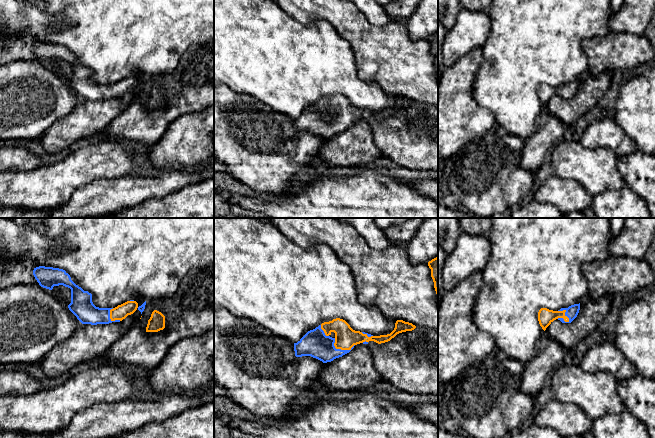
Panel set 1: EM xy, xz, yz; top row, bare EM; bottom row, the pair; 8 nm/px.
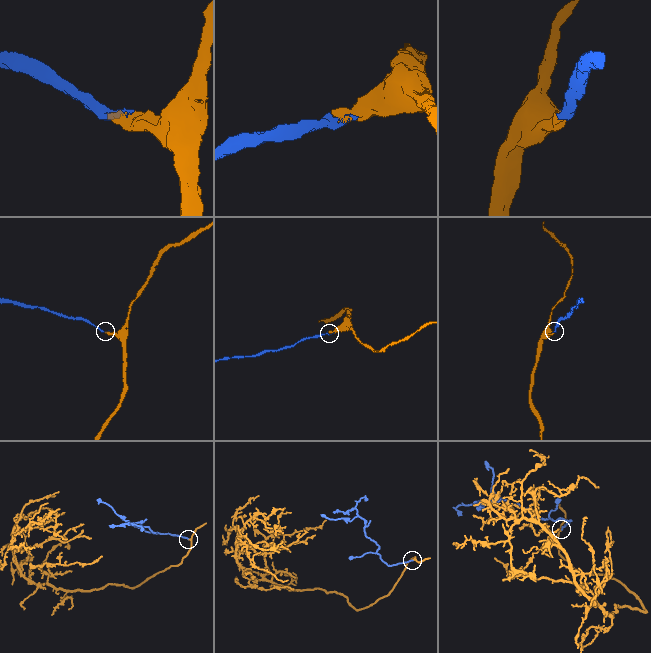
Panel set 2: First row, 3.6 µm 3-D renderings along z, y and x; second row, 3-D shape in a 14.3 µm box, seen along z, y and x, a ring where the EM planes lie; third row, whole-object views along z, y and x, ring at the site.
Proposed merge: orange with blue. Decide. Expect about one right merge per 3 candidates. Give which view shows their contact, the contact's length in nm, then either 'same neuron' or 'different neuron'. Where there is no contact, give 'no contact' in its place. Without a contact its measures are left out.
yz | 130 nm | same neuron

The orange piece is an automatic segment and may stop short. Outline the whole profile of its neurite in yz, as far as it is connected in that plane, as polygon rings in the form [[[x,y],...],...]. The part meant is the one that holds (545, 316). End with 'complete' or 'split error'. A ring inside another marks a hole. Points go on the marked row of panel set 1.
[[[580,303],[569,306],[568,308],[561,308],[558,311],[541,308],[538,312],[538,321],[542,329],[546,328],[556,319],[562,323],[571,323],[578,315],[580,310]]] | split error

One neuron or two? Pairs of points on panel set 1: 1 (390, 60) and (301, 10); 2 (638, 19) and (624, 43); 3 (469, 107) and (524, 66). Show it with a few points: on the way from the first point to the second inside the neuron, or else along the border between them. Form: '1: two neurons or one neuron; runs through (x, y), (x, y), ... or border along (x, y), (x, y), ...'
1: one neuron; runs through (368, 41), (339, 12), (336, 10), (323, 10)
2: two neurons; border along (610, 30), (643, 35)
3: two neurons; border along (476, 78), (473, 98), (494, 117)

